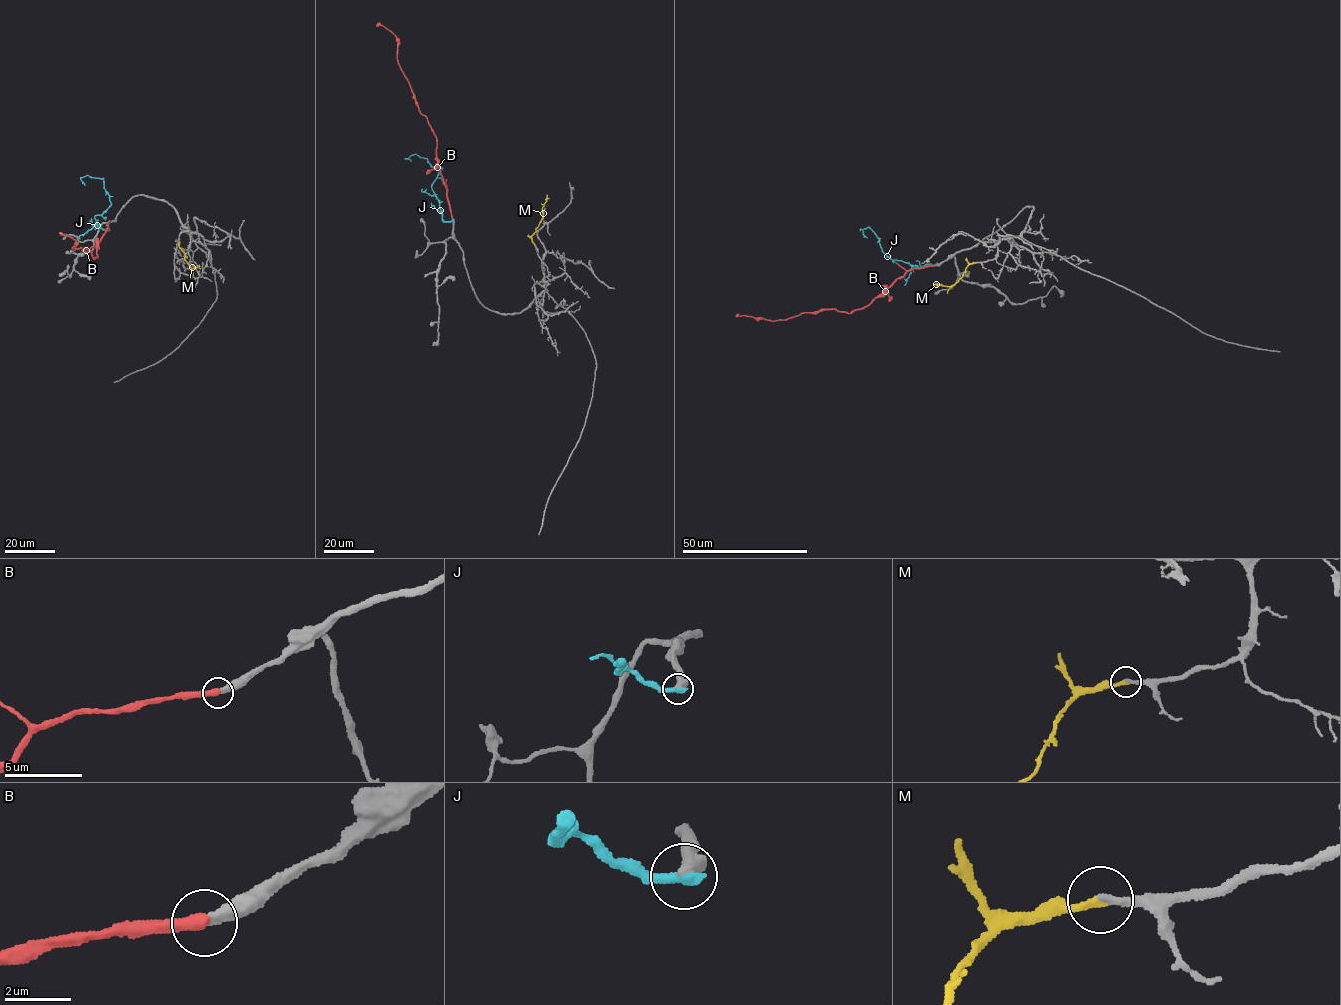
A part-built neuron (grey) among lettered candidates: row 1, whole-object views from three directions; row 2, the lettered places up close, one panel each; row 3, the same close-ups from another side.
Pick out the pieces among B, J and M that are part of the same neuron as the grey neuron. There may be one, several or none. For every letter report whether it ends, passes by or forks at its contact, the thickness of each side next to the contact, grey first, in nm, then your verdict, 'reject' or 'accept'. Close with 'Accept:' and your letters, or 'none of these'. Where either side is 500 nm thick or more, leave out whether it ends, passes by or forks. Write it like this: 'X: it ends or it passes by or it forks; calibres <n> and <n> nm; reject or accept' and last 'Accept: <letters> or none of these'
B: it ends; calibres 400 and 400 nm; accept
J: calibres 550 and 400 nm; reject
M: it ends; calibres 240 and 240 nm; accept
Accept: B, M

